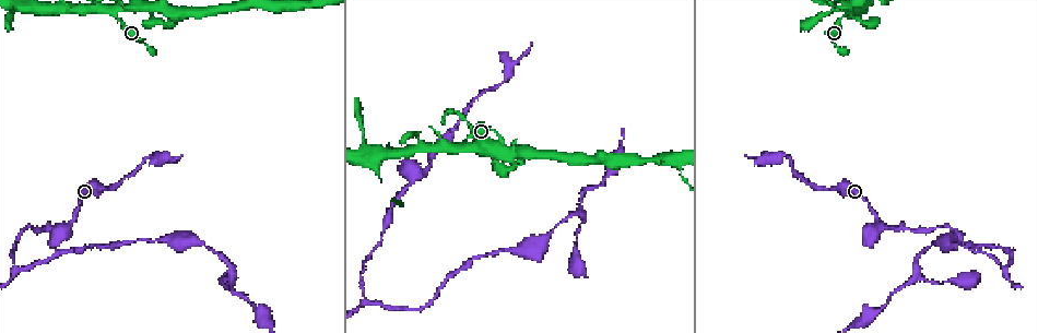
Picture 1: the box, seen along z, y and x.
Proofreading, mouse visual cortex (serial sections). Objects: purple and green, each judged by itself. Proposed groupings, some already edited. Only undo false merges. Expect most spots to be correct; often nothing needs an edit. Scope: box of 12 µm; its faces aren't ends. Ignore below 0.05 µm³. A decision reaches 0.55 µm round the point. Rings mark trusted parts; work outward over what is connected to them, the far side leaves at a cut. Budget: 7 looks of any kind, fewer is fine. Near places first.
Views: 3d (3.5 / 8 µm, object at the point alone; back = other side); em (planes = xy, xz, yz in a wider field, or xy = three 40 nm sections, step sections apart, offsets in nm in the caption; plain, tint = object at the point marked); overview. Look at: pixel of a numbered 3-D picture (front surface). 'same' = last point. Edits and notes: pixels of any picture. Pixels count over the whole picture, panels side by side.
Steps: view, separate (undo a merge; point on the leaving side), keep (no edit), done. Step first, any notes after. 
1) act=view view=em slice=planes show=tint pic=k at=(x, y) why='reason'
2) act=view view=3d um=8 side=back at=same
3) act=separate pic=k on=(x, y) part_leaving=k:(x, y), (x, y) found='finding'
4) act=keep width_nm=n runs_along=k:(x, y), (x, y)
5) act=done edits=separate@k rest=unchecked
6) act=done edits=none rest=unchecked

act=view view=3d um=3.5 pic=1 at=(418, 137) why='three-way junction'

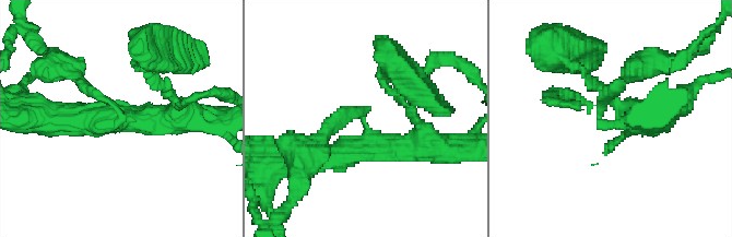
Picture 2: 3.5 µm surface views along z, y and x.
act=keep runs_along=2:(167, 118), (117, 125), (80, 81) found='one cell here'

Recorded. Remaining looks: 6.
act=view view=3d um=8 pic=1 at=(174, 13) why='four arms meet'

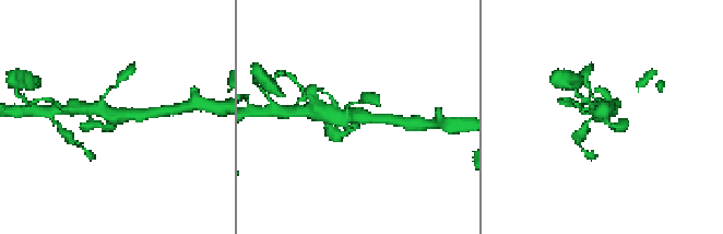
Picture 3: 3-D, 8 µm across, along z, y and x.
act=view view=em slice=xy step=1 show=tint pic=3 at=(115, 113) arms=4 arm_widths_nm=150,200,300,400

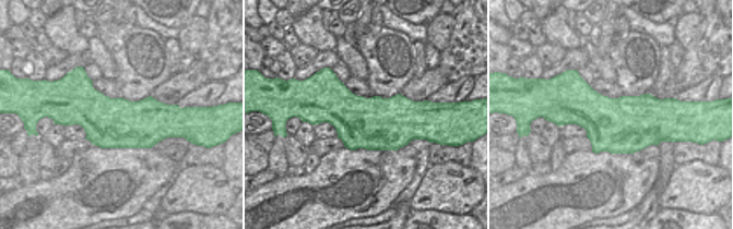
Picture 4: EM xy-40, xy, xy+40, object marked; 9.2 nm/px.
act=keep runs_along=3:(328, 112), (344, 117), (391, 119) found='continuous, no second cell'

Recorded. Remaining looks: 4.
act=view view=3d um=3.5 pic=1 at=(367, 301) why='branch point'

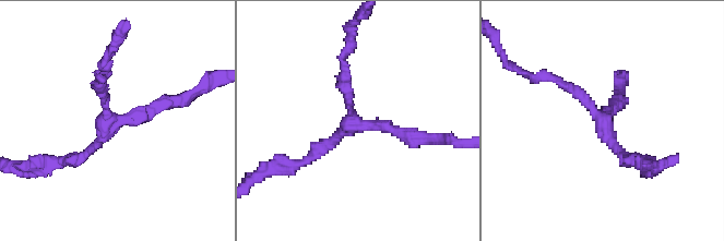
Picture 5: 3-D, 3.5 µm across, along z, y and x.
act=view view=em slice=xy step=5 show=tint pic=5 at=(600, 120) why='shape alone is not enough'

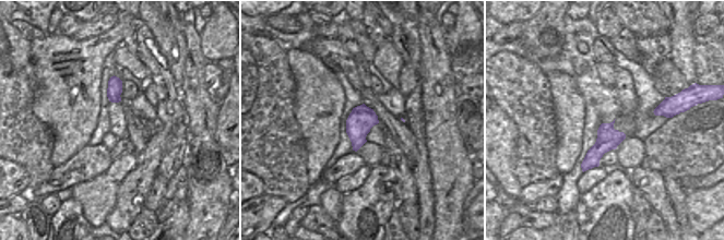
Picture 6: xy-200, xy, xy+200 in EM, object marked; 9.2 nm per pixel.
act=keep arm_widths_nm=150,150,200 runs_along=5:(343, 68), (353, 121), (416, 137) found='all the same cell'

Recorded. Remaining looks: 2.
act=done edits=none rest=unchecked

